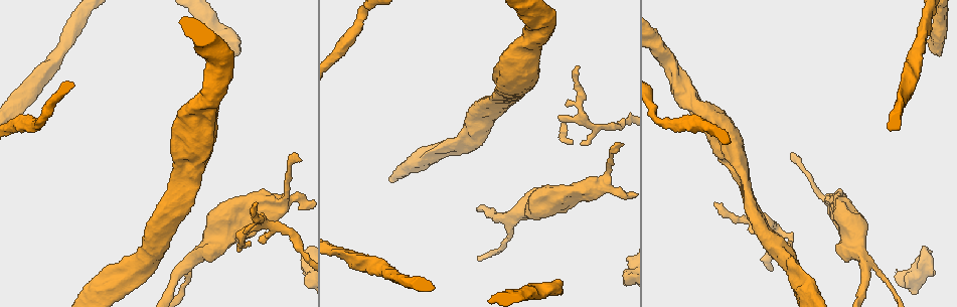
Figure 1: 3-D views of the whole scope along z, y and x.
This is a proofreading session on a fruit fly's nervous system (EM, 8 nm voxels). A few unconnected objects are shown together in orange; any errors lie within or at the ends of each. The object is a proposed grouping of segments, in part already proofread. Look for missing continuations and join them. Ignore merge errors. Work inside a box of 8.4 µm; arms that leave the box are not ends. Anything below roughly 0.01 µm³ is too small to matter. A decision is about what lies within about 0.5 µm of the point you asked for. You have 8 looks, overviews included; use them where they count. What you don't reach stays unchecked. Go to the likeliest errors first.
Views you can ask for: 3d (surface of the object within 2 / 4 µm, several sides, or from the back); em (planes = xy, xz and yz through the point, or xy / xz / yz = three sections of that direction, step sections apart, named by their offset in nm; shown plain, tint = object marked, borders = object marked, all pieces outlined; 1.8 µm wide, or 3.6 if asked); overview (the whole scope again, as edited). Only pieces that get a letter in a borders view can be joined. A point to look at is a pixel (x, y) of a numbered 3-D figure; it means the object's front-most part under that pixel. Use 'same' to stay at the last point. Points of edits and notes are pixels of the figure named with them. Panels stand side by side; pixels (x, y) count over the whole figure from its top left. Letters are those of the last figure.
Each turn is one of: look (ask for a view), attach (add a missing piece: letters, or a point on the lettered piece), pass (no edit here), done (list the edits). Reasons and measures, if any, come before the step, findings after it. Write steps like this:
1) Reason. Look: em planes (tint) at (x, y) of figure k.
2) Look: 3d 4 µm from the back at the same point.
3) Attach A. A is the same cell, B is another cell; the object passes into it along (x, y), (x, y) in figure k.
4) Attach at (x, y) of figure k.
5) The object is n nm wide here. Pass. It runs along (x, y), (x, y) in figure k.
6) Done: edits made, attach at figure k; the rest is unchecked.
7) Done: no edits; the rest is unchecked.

An open end. Look: em planes (borders) at (256, 202) of figure 1.

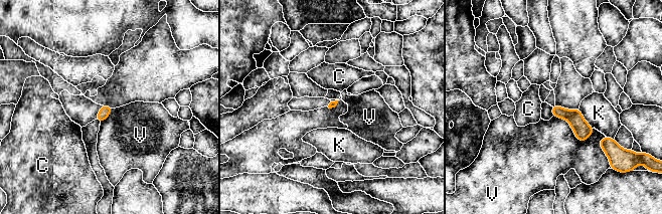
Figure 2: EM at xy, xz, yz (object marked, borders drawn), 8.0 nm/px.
Pass. C, K and V are other cells; a border runs along (552, 116), (580, 141), (595, 131) in figure 2; none of them fits.

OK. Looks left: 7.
Calibre changes. Look: em xz step 16 (tint) at (285, 196) of figure 1.

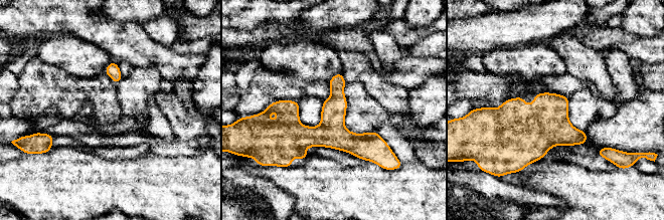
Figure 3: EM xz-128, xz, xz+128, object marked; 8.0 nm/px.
Another direction. Look: em planes (tint) at the same point.

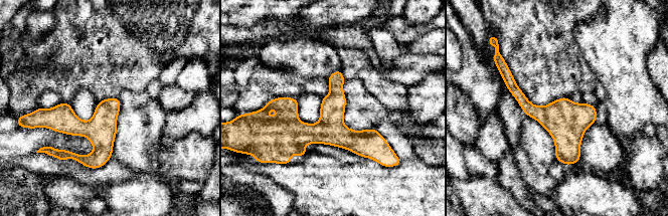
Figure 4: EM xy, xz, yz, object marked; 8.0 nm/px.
Look: em planes (borders) at the same point.

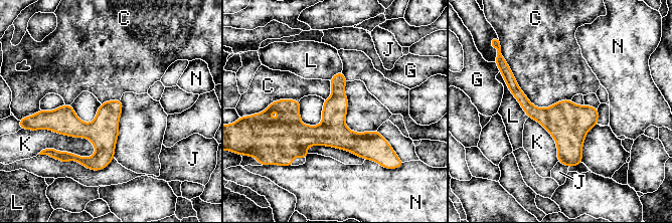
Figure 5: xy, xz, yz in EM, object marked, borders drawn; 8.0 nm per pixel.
Pass. C, G, J, K, L and N are other cells; it runs along (275, 105), (307, 135), (384, 145) in figure 5; no lettered piece goes on from it.

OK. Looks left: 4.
Three-way junction. Look: em 3.6 µm planes (borders) at (866, 264) of figure 1.

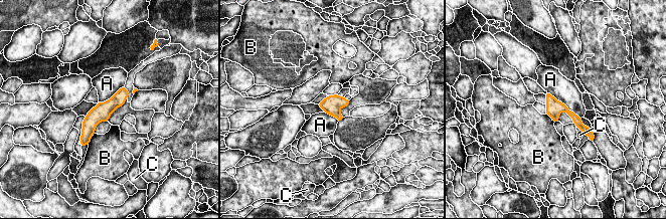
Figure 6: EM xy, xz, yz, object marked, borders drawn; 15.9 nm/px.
Pass. A, B and C are other cells; it runs along (125, 92), (85, 125) in figure 6; none of them fits.

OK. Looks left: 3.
Done: no edits; the rest is unchecked.

